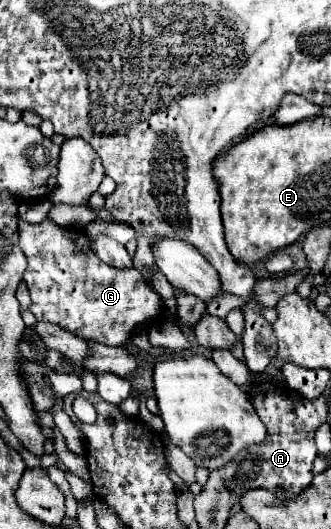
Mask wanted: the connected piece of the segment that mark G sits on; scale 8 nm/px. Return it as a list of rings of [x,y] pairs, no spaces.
[[[48,218],[40,224],[20,220],[18,234],[28,260],[24,280],[32,298],[30,312],[36,320],[54,322],[88,342],[122,346],[136,328],[146,328],[164,312],[158,294],[142,280],[140,272],[106,266],[92,252],[82,228],[62,228]]]

